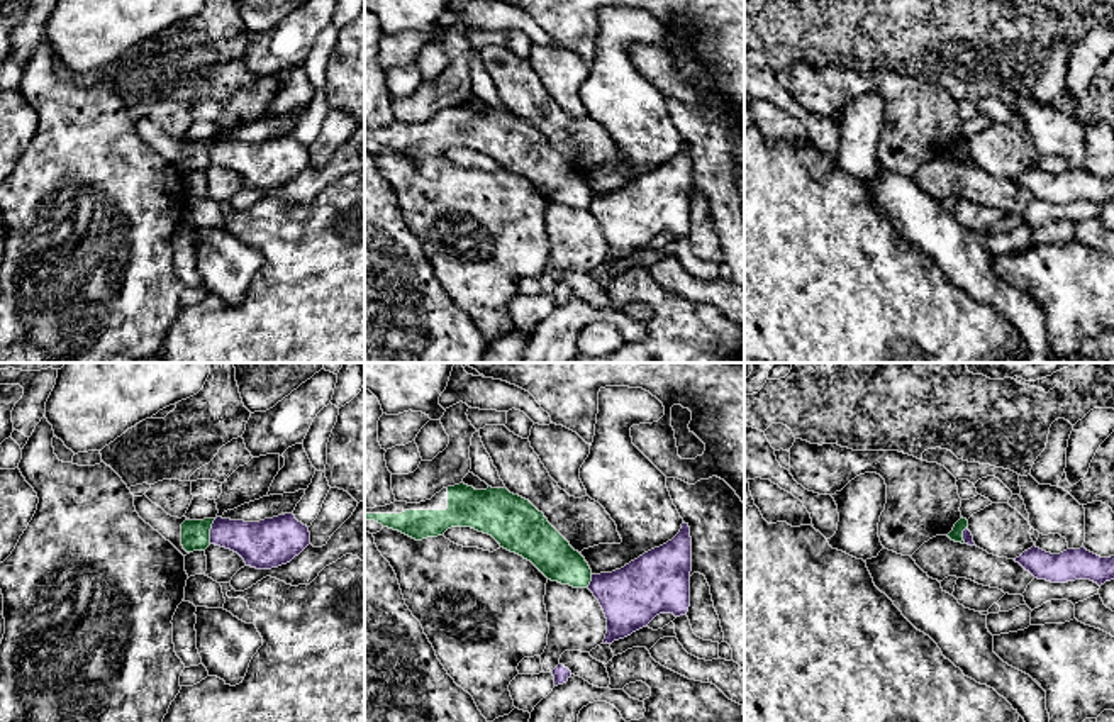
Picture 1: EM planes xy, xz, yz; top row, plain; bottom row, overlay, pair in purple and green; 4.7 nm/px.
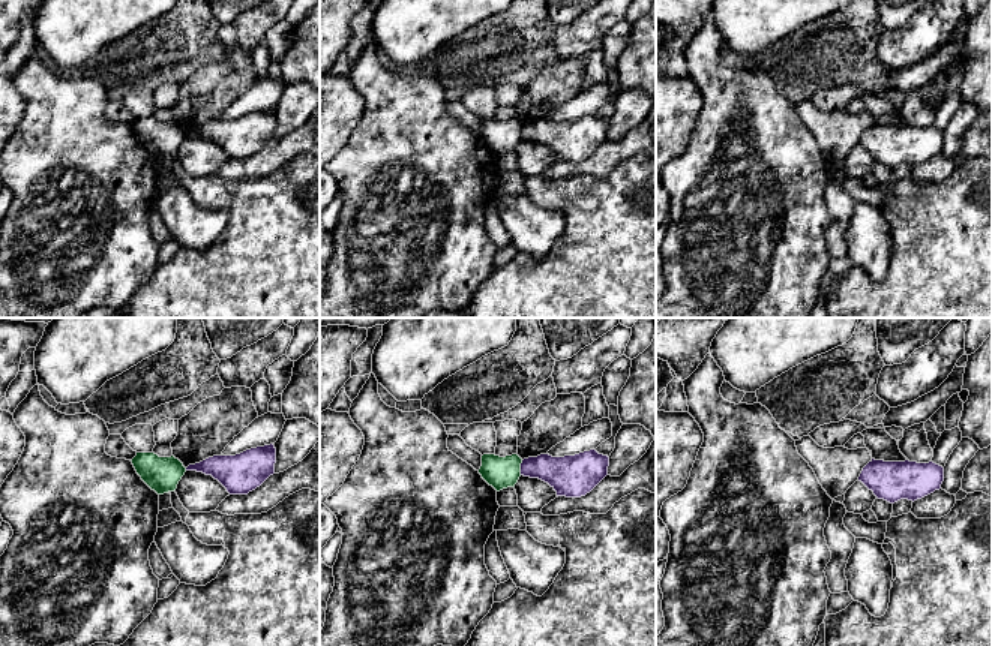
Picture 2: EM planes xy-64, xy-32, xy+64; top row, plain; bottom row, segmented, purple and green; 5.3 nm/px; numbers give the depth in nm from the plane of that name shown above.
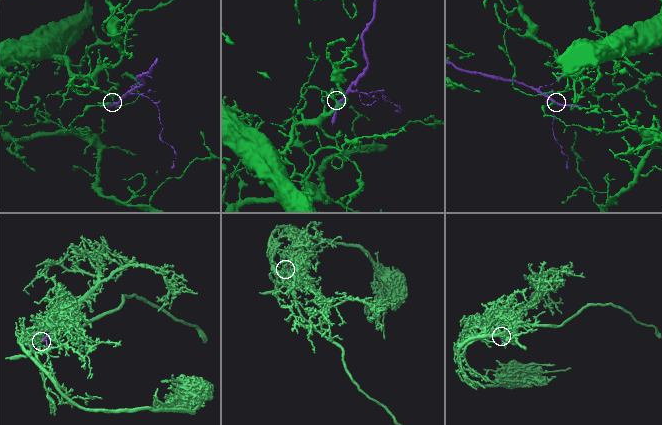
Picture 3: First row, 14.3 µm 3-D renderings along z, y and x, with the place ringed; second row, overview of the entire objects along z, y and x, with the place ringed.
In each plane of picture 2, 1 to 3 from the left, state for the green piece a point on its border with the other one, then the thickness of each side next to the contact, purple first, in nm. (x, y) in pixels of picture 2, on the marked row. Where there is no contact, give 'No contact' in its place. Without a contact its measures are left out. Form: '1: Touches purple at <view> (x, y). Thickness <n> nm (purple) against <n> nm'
1: No contact
2: Touches purple at xy-32 (521, 468). Thickness 190 nm (purple) against 170 nm
3: No contact

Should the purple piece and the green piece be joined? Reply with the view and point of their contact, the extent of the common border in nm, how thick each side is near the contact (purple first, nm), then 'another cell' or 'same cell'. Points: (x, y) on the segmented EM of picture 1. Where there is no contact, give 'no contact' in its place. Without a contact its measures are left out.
meets purple in xy at (211, 531); contact 120 nm long; 220 nm thick on the purple side, 140 nm on the other; another cell

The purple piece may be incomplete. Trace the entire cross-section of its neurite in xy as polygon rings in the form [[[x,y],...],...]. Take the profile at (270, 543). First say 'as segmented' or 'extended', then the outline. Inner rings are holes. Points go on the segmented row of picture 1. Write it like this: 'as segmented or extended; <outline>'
as segmented; [[[293,514],[244,522],[217,517],[210,544],[237,553],[246,566],[271,569],[290,563],[310,544],[309,527]]]

